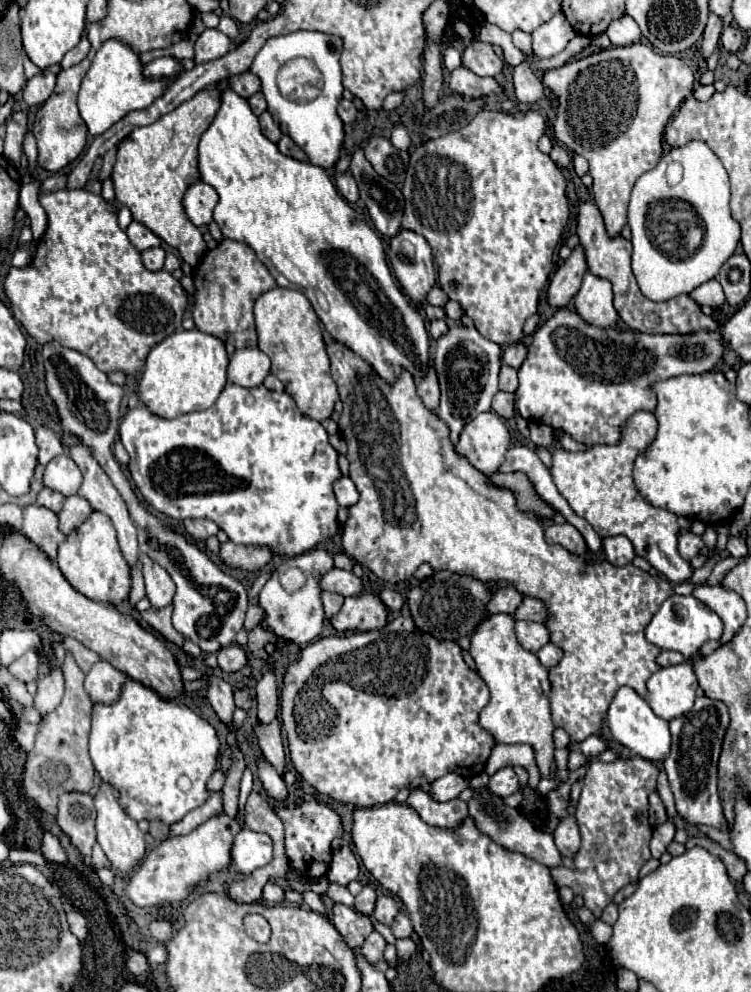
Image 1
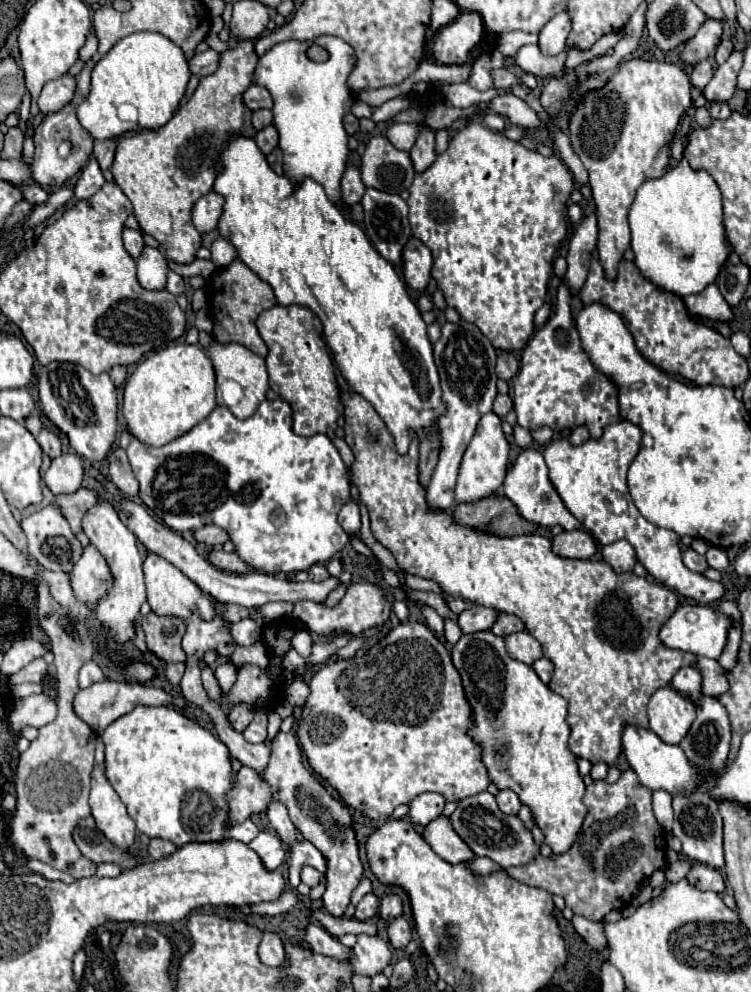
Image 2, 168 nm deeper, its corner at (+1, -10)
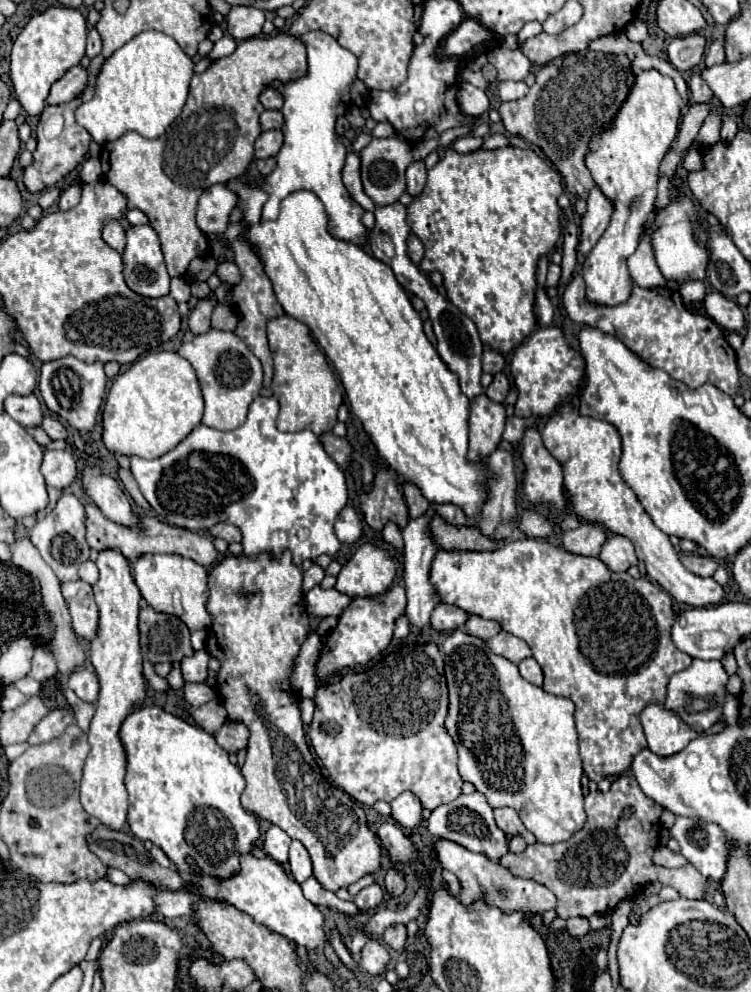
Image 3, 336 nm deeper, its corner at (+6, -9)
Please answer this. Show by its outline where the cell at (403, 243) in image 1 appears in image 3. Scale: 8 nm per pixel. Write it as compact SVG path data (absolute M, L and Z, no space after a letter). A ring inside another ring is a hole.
M414 234L408 236L408 256L414 264L420 264L422 258L424 258L424 244Z

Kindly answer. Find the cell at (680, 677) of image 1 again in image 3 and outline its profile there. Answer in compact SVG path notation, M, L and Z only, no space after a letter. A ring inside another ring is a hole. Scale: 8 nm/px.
M652 702L648 704L640 714L644 734L648 740L648 748L654 754L670 756L680 752L690 740L698 736L696 730L692 730L678 712L664 708L664 704Z

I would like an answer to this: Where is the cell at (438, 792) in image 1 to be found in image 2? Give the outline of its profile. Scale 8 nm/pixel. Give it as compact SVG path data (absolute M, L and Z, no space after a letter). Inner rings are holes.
M421 793L417 795L417 799L413 799L409 803L409 817L413 823L417 825L427 825L431 823L433 819L437 819L443 811L443 805L445 805L445 799L437 793Z

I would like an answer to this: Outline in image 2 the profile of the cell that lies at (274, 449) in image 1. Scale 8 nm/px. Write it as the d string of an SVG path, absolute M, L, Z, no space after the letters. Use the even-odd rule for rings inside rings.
M275 399L275 401L263 401L257 411L245 419L245 421L239 421L237 417L231 415L231 411L227 407L217 407L211 411L211 415L201 421L199 425L195 425L189 433L181 435L179 439L167 443L165 447L149 447L149 445L143 445L139 439L131 439L131 445L127 449L127 455L129 455L129 463L133 467L133 473L137 477L137 481L141 483L141 491L139 491L139 497L143 499L143 503L155 511L157 517L163 519L163 523L179 533L183 531L195 531L195 529L201 529L205 525L217 525L217 527L223 527L227 533L231 533L231 541L235 543L237 547L237 555L253 569L257 571L263 571L263 573L269 573L269 575L289 575L289 573L297 573L297 571L307 571L311 565L315 563L325 563L329 561L335 553L339 553L345 545L347 545L347 533L341 529L341 525L337 523L337 513L339 509L349 501L349 479L347 479L347 469L345 469L345 463L341 461L335 445L331 443L331 439L327 435L311 435L311 437L301 437L301 435L295 435L293 429L291 429L291 407L289 403L281 401L281 399Z

